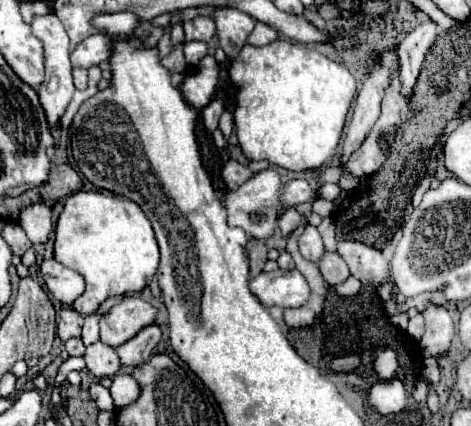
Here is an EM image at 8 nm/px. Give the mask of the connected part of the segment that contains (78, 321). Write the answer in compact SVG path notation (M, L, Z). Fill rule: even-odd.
M73 307L61 309L59 321L57 321L57 335L67 341L69 337L81 337L81 325L83 325L83 315L77 313Z

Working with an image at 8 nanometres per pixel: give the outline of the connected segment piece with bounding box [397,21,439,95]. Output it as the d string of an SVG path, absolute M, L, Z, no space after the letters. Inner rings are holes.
M425 21L417 29L413 29L397 47L399 53L399 63L401 63L401 83L403 83L403 93L411 93L413 85L417 81L421 63L425 59L425 53L429 47L435 43L439 35L439 27L435 21Z

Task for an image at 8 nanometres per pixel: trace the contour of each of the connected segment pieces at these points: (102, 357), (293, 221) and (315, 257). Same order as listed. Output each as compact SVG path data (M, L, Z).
M101 341L87 347L85 361L87 361L87 369L95 377L113 377L121 369L121 361L115 349Z
M291 207L291 209L287 209L283 215L281 215L281 219L279 219L279 229L281 229L281 233L283 235L289 235L297 225L299 225L299 213L297 213L297 209L295 207Z
M307 225L305 227L305 231L301 233L301 237L297 239L299 241L299 251L301 251L301 255L305 257L305 259L309 259L309 261L319 261L319 257L323 255L323 243L321 243L321 235L319 235L319 231L317 231L317 227L311 227L311 225Z

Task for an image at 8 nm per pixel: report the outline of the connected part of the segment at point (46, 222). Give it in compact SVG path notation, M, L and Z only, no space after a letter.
M33 201L29 207L25 207L17 219L17 223L27 233L29 241L47 243L51 233L51 207L45 201Z

